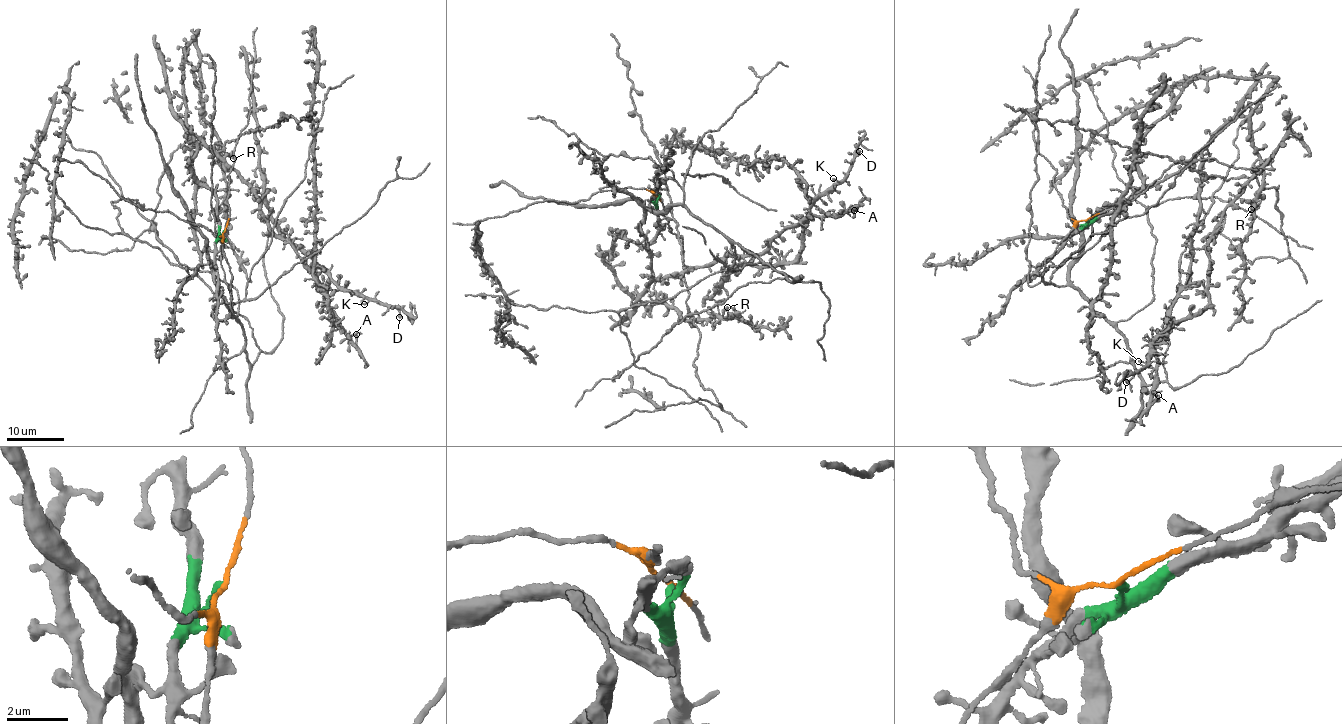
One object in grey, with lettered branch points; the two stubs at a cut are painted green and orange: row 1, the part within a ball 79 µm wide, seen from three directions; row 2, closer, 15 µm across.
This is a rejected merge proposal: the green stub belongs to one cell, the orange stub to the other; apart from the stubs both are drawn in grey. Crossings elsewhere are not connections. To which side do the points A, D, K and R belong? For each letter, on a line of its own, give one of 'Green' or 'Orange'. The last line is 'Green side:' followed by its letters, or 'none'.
A: Green
D: Green
K: Green
R: Green
Green side: A, D, K, R

